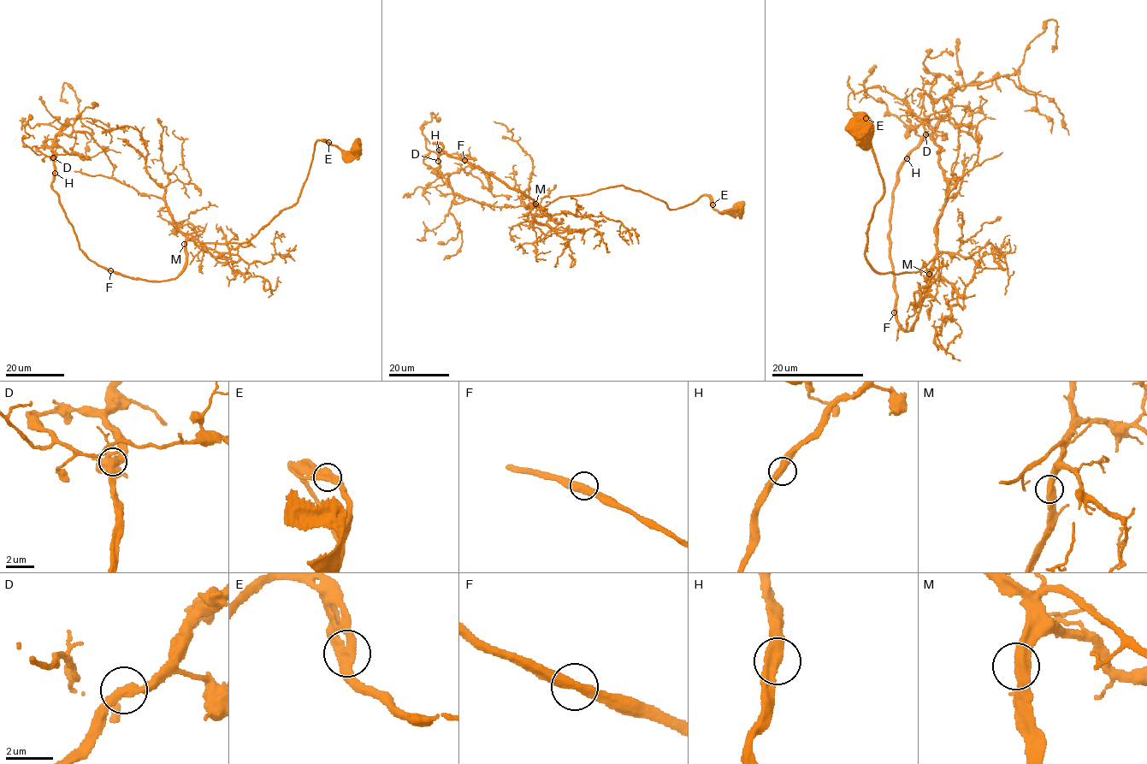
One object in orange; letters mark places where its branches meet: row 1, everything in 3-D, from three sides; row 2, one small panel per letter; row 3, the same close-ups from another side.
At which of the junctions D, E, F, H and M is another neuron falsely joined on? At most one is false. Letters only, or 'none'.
none

